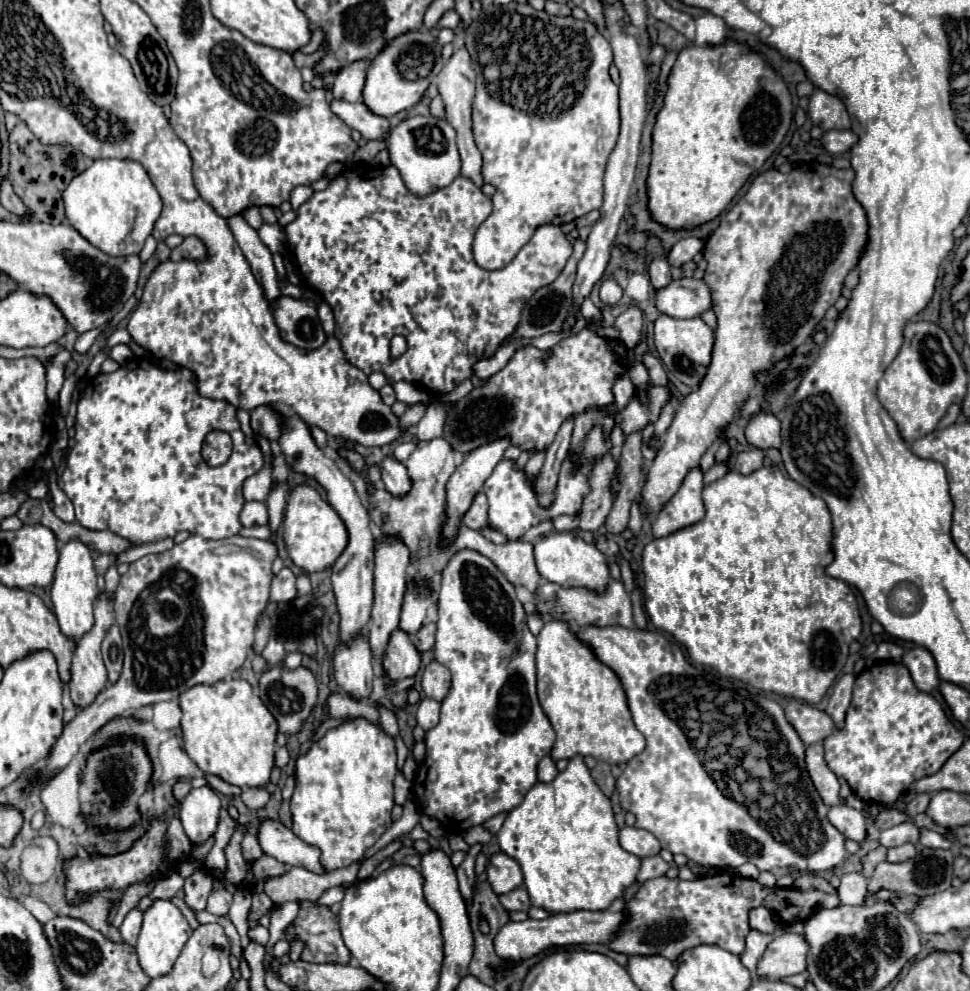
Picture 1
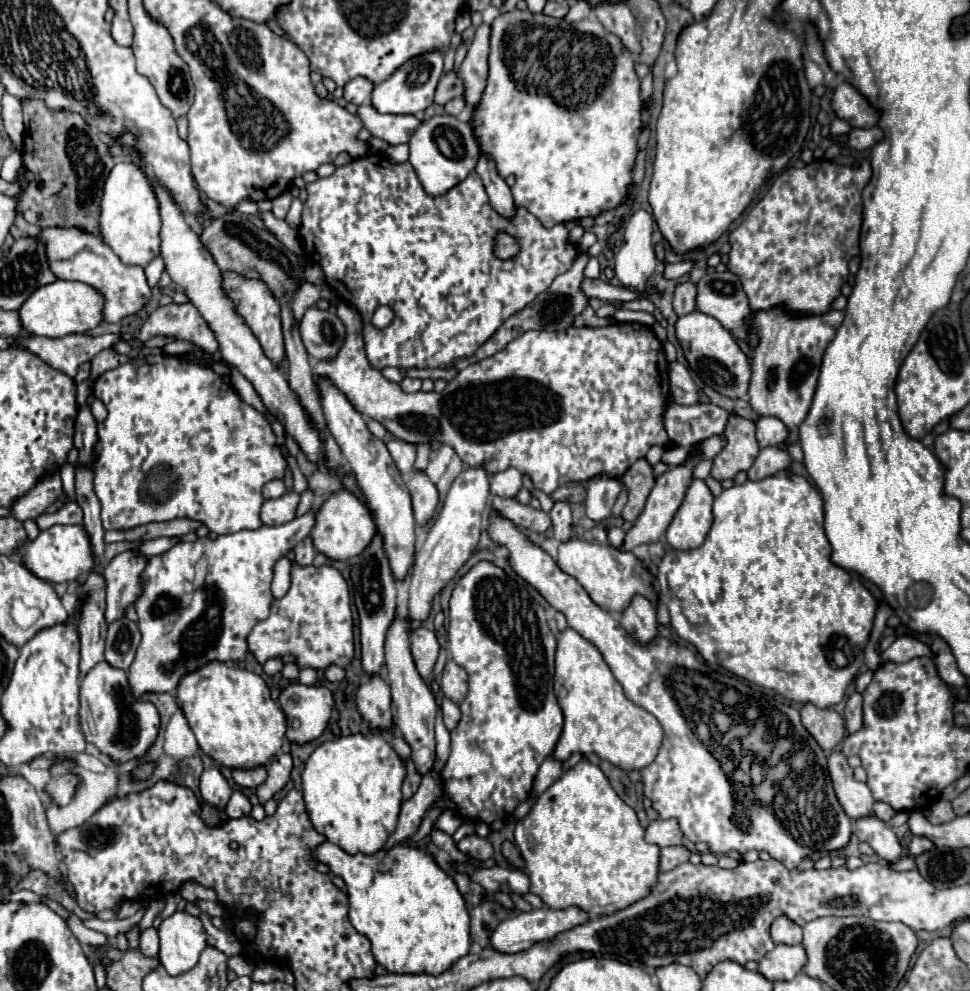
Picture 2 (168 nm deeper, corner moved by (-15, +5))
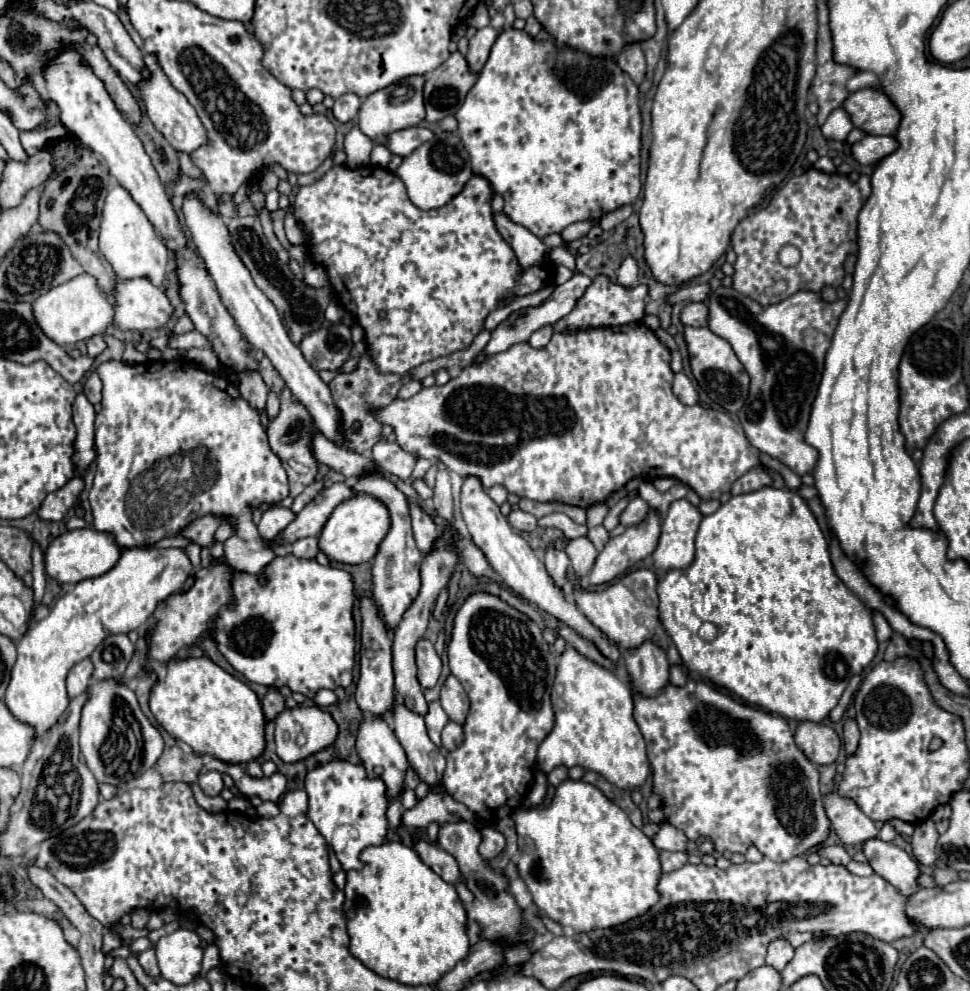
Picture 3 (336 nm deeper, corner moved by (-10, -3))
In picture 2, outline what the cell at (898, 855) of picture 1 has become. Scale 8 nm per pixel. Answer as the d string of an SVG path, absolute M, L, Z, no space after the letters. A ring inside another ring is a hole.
M913 836L911 844L909 844L909 854L911 856L919 856L919 854L931 850L931 848L933 848L933 842L929 838L925 838L925 836Z

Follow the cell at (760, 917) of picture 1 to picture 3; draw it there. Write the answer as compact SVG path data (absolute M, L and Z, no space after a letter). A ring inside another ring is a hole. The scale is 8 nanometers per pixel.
M778 938L768 946L766 964L774 966L776 970L784 970L786 964L792 960L792 956L794 956L794 946L786 938Z

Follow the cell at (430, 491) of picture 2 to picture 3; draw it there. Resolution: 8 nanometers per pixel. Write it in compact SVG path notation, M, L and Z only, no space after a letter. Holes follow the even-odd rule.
M410 502L410 516L412 516L412 530L414 530L414 538L416 538L416 544L418 544L418 550L422 554L430 552L432 548L432 542L438 538L438 532L436 532L436 522L434 518L422 510L420 504L416 502Z

